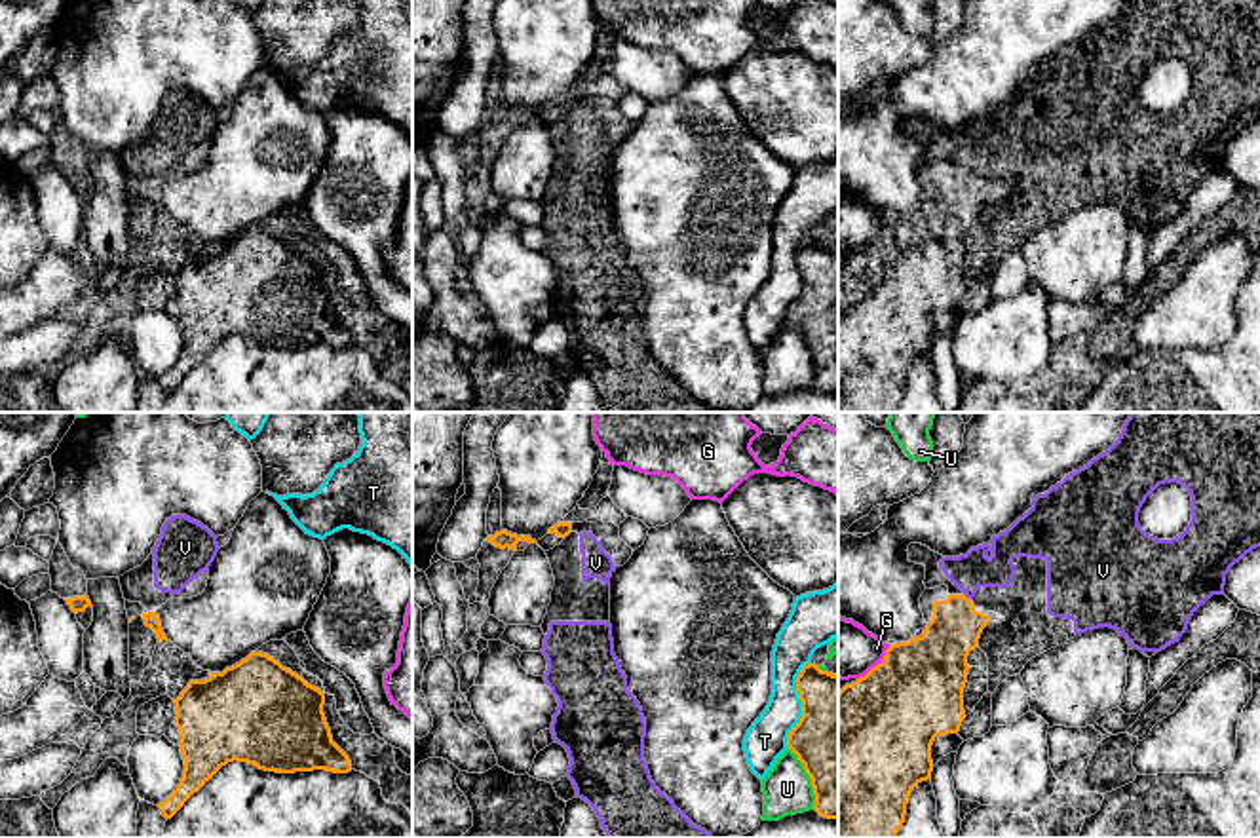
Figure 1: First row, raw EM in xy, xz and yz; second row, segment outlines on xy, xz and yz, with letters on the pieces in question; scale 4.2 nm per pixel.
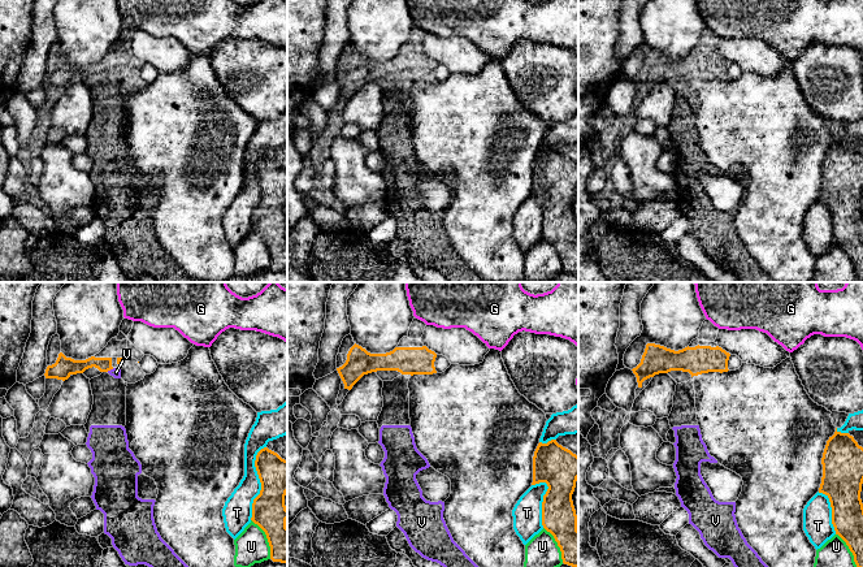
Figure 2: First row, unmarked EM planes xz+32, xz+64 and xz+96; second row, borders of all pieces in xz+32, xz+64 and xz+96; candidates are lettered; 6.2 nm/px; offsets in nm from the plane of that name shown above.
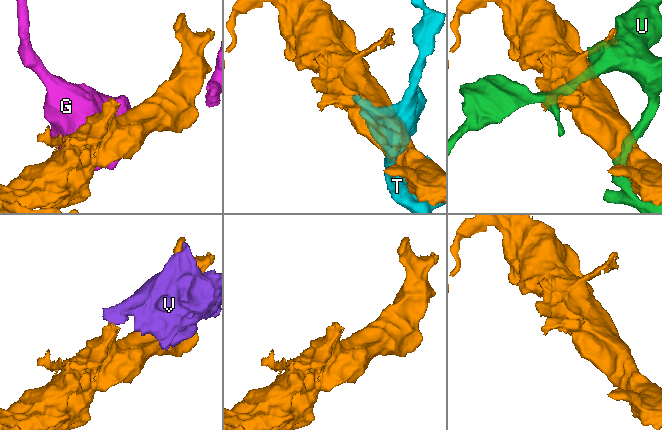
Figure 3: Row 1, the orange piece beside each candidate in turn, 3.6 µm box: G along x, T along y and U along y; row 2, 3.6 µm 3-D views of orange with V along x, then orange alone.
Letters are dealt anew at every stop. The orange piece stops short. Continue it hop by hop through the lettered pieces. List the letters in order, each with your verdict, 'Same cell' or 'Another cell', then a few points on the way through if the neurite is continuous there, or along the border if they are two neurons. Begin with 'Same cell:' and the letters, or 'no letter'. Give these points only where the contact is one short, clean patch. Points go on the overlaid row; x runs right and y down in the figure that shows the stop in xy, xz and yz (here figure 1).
Same cell: V
G: Another cell
T: Another cell
U: Another cell
V: Same cell. Path across: yz (954, 629), (956, 612), (966, 597), (972, 571)

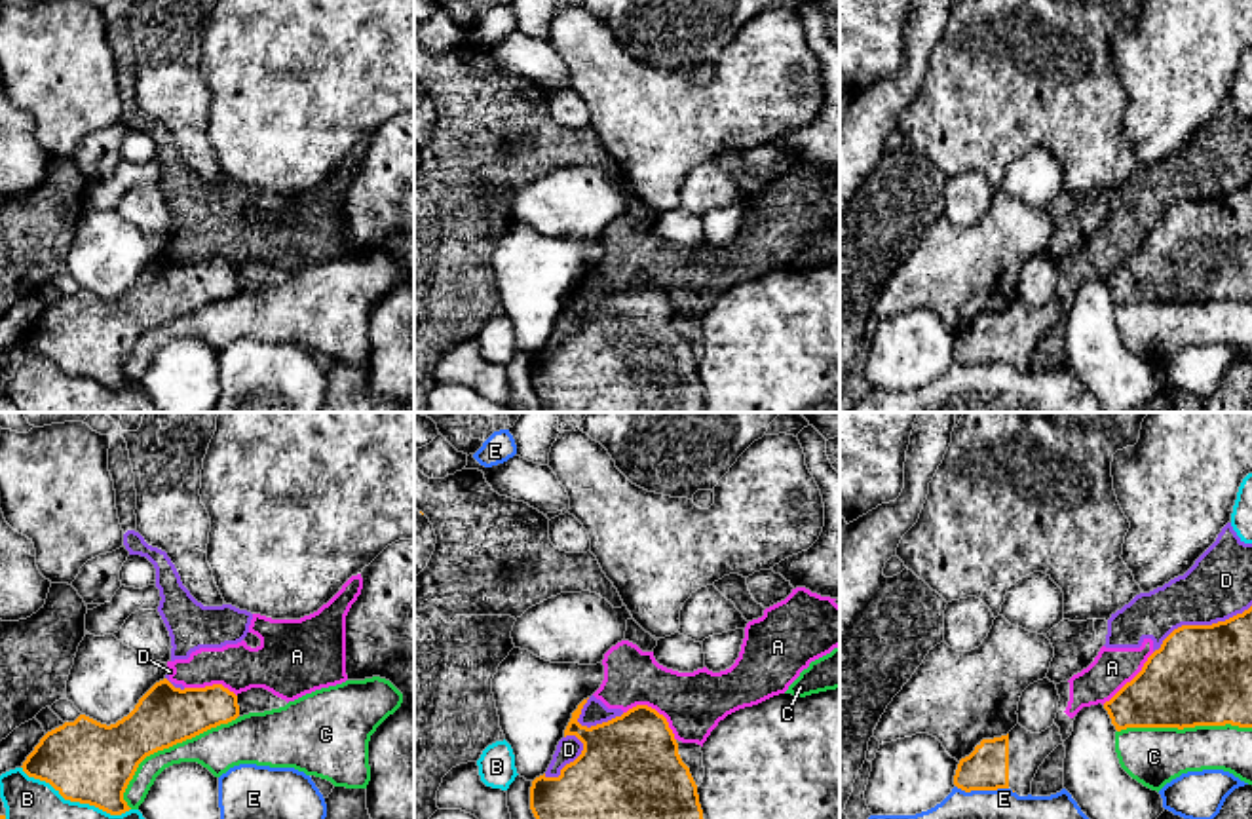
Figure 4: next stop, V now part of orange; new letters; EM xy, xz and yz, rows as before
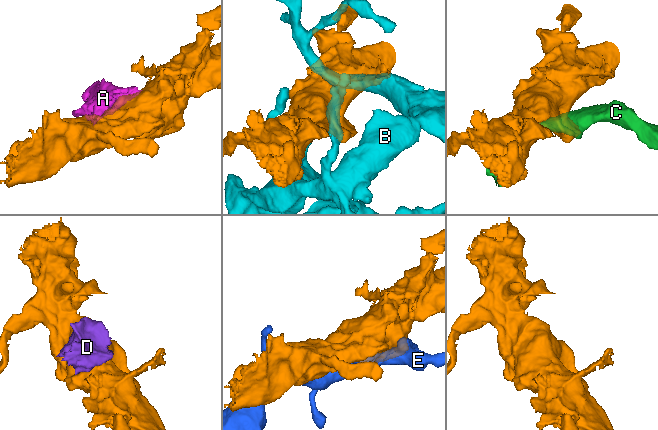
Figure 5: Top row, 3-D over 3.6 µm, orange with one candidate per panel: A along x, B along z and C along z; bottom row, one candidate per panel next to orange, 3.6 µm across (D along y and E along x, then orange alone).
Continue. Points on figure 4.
Same cell: no letter
A: Another cell
B: Another cell
C: Another cell
D: Another cell
E: Another cell

